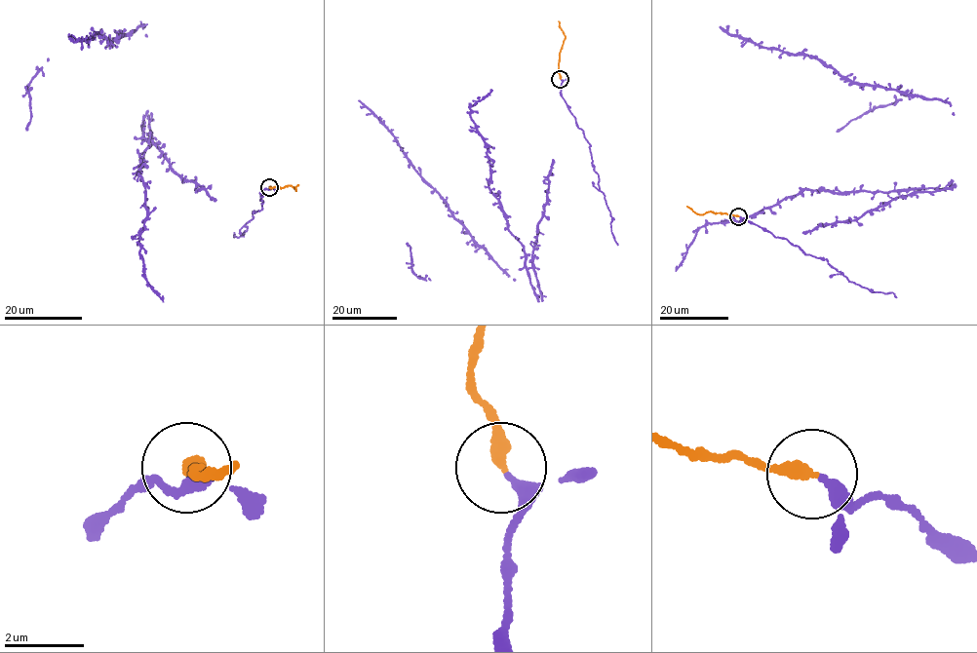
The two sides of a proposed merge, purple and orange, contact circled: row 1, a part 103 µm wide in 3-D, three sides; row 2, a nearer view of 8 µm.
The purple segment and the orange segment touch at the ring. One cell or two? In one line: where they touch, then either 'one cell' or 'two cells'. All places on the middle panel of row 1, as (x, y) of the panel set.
(560, 79) | one cell

